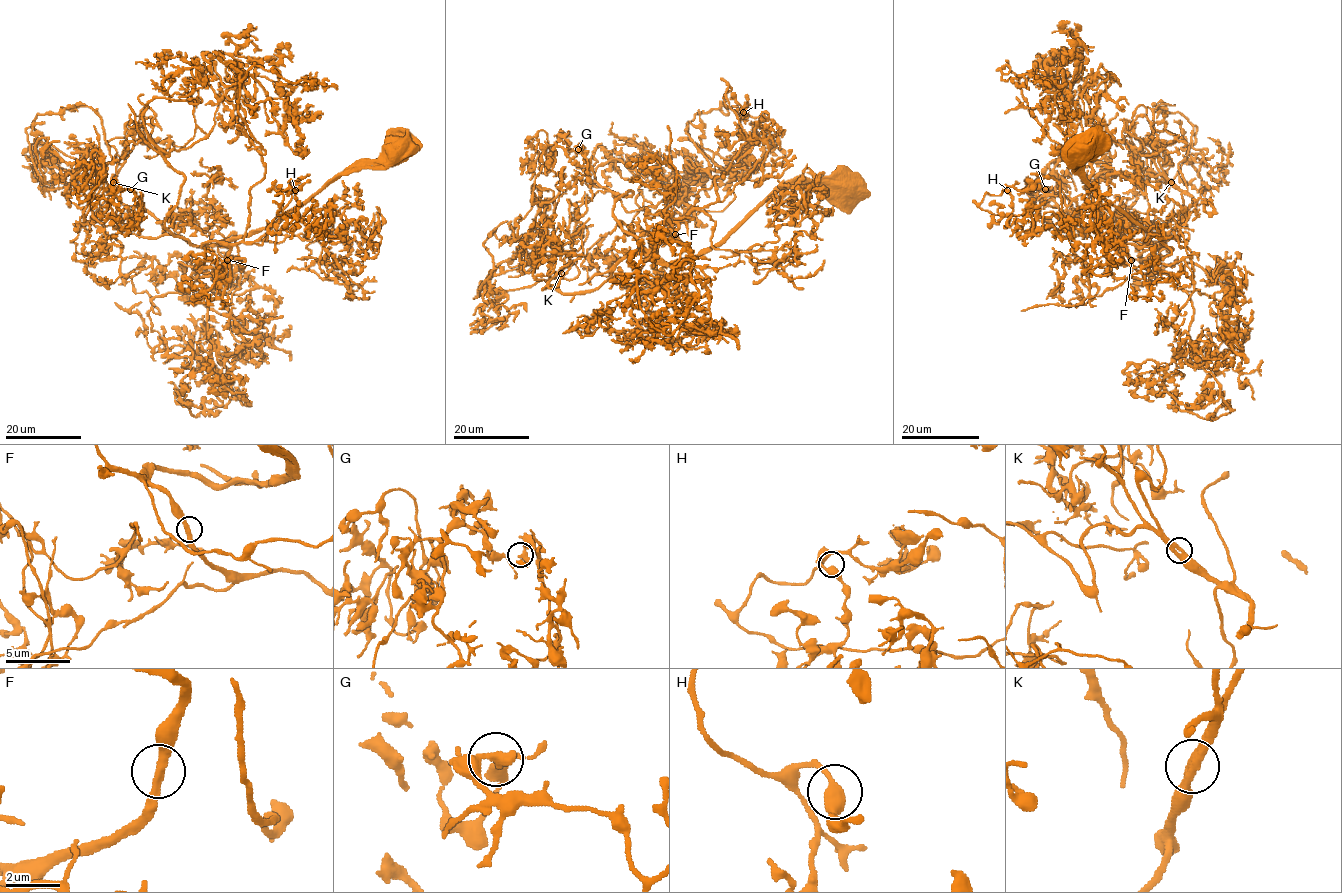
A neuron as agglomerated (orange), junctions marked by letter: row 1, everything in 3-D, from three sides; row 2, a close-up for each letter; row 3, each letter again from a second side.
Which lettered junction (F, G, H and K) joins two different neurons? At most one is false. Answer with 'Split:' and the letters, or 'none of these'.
Split: none of these

